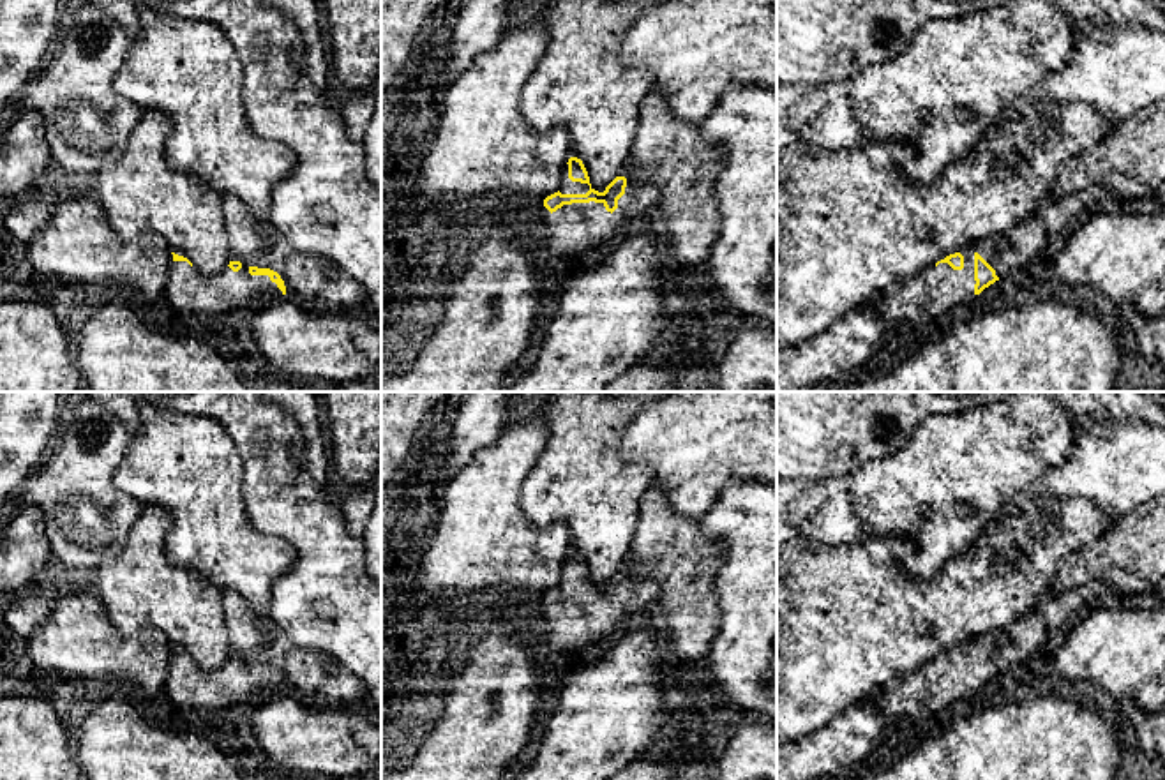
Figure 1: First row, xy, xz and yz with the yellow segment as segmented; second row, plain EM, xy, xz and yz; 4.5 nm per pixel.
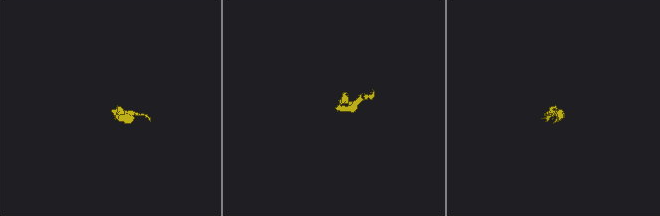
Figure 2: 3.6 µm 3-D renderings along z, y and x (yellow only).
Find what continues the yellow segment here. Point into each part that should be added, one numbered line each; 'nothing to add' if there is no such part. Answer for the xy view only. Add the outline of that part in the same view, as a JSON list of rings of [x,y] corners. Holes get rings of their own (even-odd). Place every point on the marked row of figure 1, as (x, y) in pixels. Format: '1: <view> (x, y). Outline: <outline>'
1: xy (189, 292). Outline: [[[171,261],[164,295],[180,312],[201,316],[258,309],[284,296],[268,275],[251,275],[245,265],[238,272],[226,266],[219,274],[201,275],[187,261]]]

